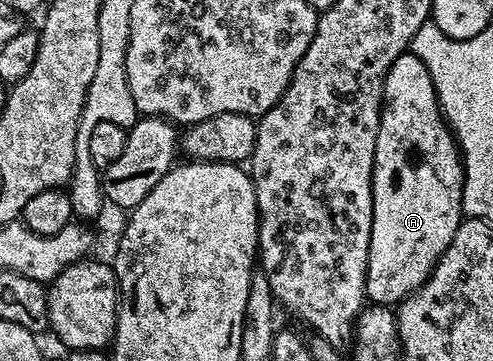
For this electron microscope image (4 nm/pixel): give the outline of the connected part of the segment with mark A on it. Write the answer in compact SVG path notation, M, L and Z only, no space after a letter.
M411 52L400 54L391 64L381 90L381 119L373 161L373 223L365 273L365 296L370 303L396 307L429 279L433 265L441 259L463 220L464 179L461 148L441 113L433 81L423 60Z

